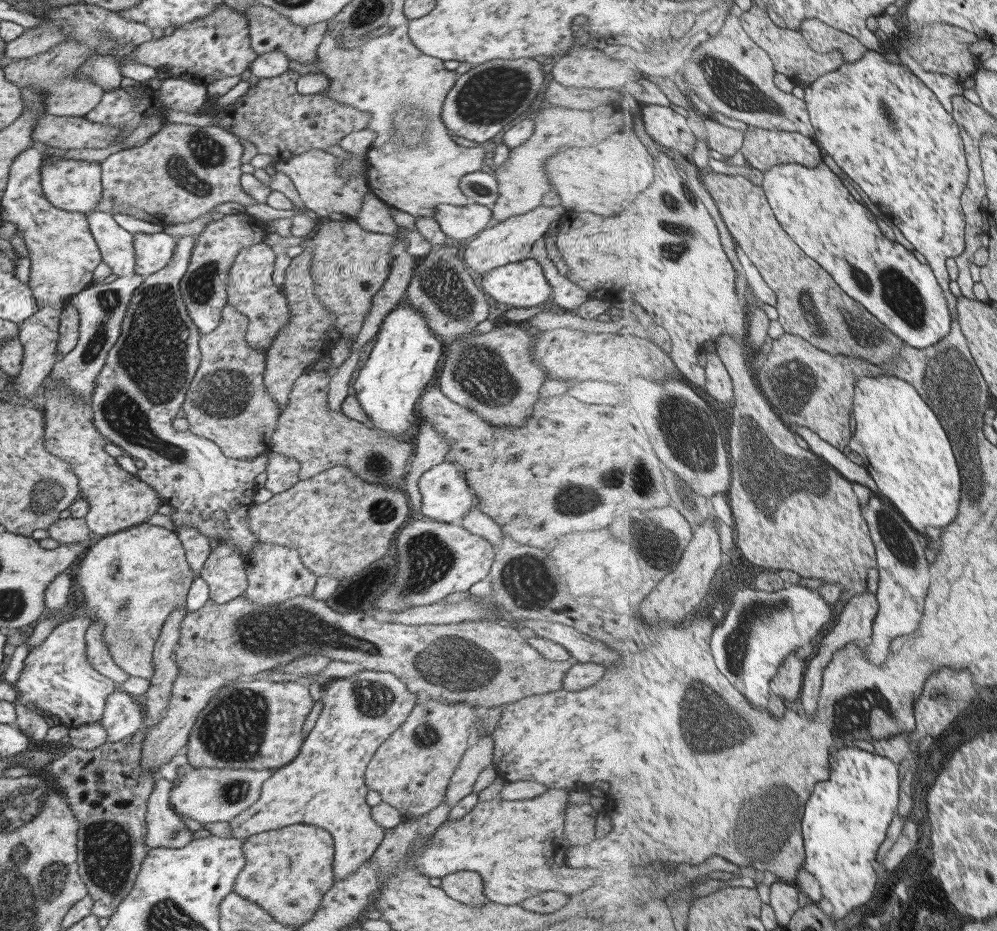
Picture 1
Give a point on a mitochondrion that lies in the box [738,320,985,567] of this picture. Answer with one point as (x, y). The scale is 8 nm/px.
(793, 383)

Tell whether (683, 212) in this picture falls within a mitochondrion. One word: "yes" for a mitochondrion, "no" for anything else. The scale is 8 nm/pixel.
yes

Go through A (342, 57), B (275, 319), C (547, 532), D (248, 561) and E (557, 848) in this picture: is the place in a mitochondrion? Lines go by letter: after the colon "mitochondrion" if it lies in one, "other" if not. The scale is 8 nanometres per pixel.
A: other
B: other
C: other
D: other
E: other

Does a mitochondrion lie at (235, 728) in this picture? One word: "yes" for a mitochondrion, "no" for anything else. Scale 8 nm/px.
yes

